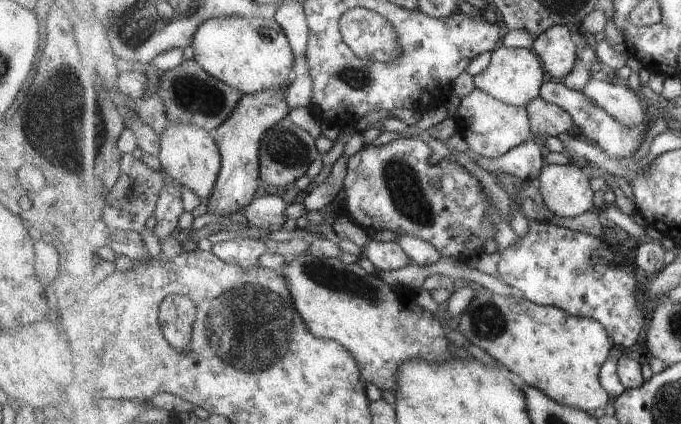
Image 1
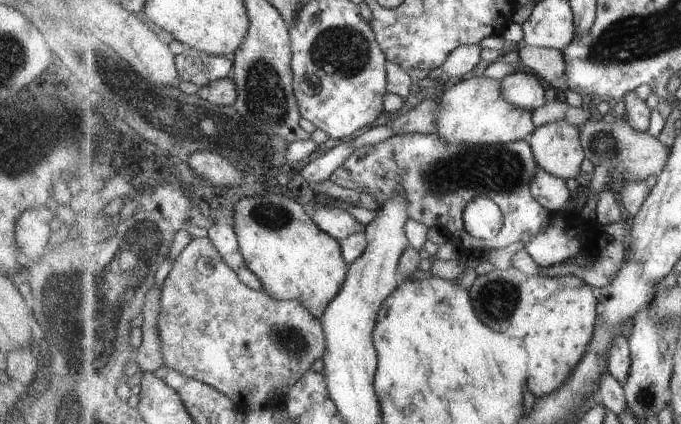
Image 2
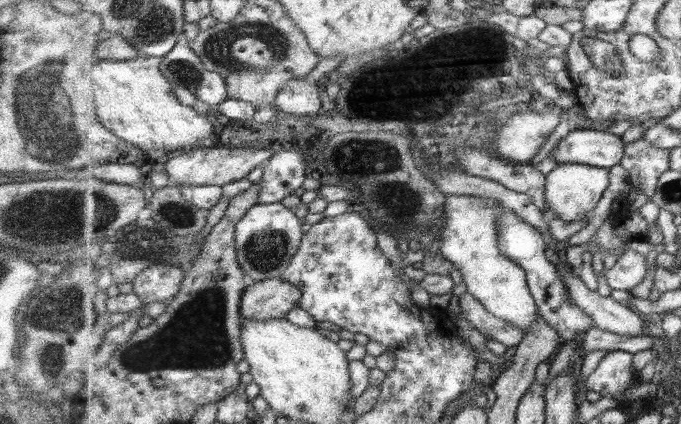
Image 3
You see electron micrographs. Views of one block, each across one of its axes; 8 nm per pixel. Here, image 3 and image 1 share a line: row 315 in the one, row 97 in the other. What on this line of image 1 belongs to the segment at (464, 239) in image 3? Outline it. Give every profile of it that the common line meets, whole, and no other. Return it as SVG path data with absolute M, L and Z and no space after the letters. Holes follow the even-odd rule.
M502 44L492 51L488 67L475 75L473 80L477 89L491 94L493 98L497 98L505 104L523 108L540 96L541 88L543 88L547 77L544 63L541 62L540 56L531 47L511 48Z

